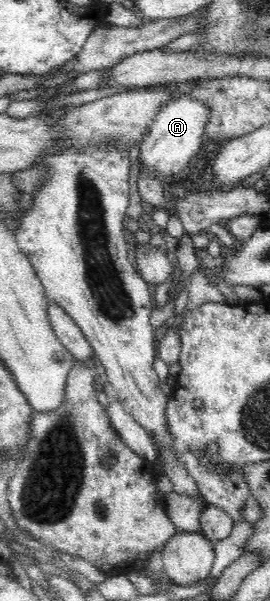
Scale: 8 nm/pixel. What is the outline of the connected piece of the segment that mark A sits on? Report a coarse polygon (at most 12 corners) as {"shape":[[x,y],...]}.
{"shape":[[169,101],[140,142],[140,173],[179,176],[199,155],[209,109]]}

